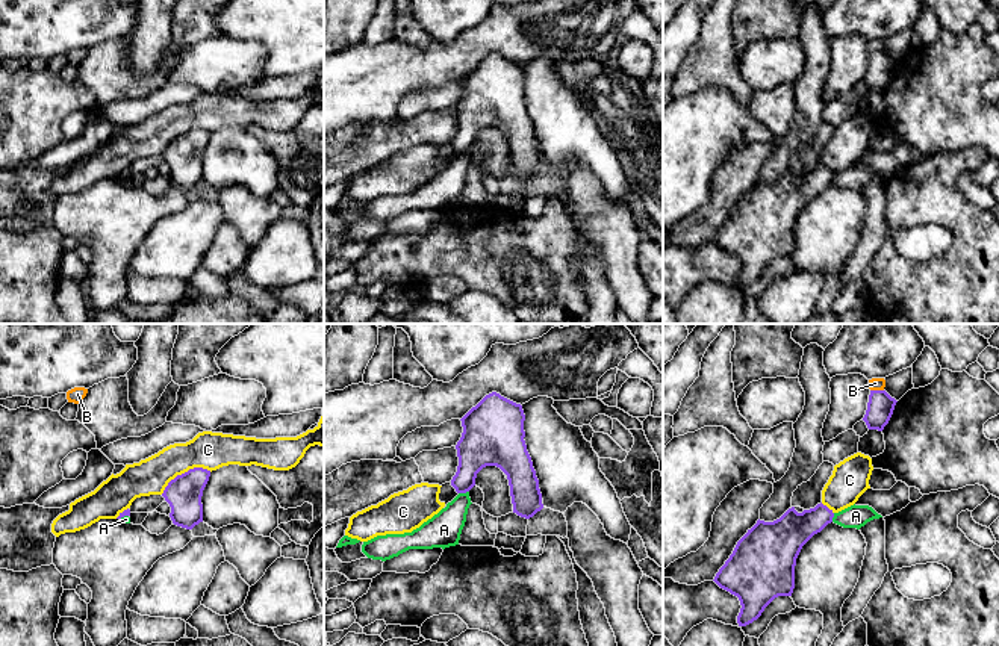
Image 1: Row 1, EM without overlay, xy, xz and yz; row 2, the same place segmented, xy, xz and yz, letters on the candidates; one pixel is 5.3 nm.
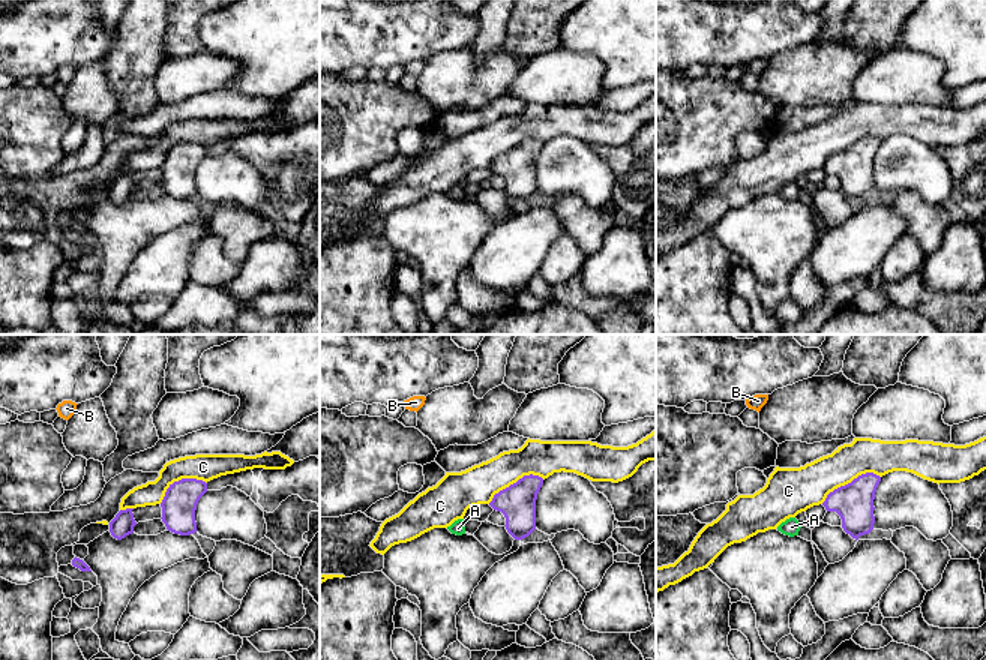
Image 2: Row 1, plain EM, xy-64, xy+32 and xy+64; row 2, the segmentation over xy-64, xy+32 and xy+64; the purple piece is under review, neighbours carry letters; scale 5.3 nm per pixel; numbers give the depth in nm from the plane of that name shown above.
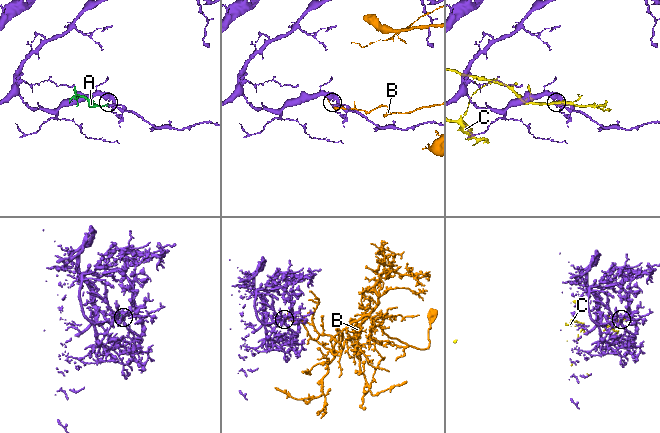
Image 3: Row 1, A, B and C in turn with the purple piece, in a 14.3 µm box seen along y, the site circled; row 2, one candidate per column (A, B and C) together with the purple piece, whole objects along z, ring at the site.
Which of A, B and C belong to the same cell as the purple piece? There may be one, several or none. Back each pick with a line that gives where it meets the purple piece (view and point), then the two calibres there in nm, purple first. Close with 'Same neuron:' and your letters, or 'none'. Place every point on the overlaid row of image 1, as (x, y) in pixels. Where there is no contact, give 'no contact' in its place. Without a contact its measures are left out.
Same neuron: none

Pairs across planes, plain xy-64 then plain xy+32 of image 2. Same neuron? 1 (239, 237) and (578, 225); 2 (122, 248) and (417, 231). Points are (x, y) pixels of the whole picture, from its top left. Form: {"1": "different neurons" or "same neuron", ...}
{"1": "same neuron", "2": "same neuron"}

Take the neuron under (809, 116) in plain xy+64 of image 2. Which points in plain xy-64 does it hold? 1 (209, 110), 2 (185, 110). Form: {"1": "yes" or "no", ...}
{"1": "yes", "2": "yes"}

